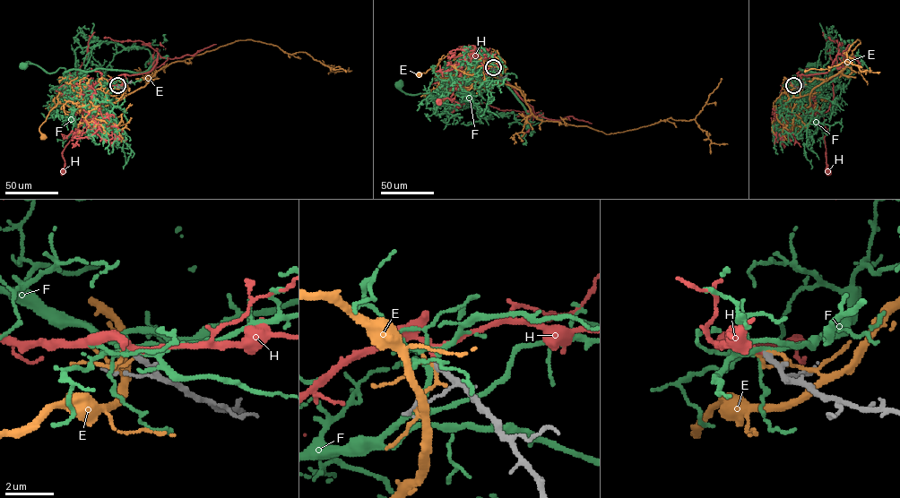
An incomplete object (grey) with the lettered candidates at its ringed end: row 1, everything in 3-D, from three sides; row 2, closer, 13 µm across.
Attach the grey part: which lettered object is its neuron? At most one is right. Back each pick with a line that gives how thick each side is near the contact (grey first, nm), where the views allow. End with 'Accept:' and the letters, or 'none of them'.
H: 240/190 nm
Accept: H

